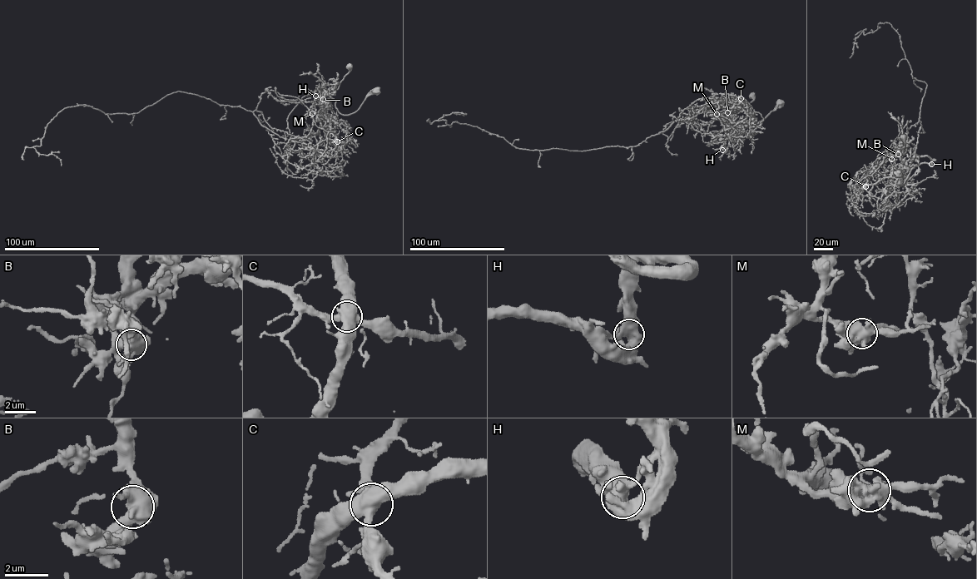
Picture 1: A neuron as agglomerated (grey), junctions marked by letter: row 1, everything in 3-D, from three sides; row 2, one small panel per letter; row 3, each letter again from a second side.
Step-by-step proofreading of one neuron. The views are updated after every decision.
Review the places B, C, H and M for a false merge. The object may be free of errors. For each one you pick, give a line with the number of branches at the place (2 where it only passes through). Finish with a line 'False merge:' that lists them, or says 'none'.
C: Branches: 4
False merge: C

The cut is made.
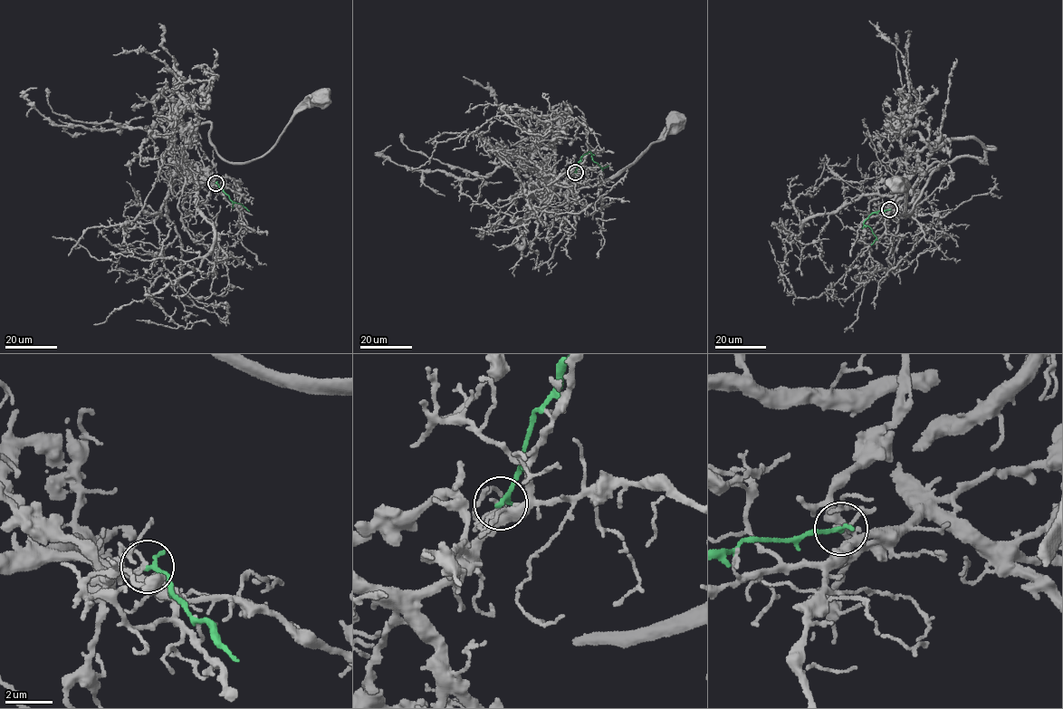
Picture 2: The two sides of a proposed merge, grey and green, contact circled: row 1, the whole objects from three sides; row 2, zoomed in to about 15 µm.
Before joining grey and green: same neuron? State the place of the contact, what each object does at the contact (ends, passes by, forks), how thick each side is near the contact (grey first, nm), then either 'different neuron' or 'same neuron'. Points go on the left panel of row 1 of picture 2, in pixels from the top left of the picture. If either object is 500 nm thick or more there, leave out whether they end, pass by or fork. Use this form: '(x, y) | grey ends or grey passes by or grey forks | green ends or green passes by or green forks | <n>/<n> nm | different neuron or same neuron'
(215, 183) | grey passes by | green ends | 120/240 nm | different neuron

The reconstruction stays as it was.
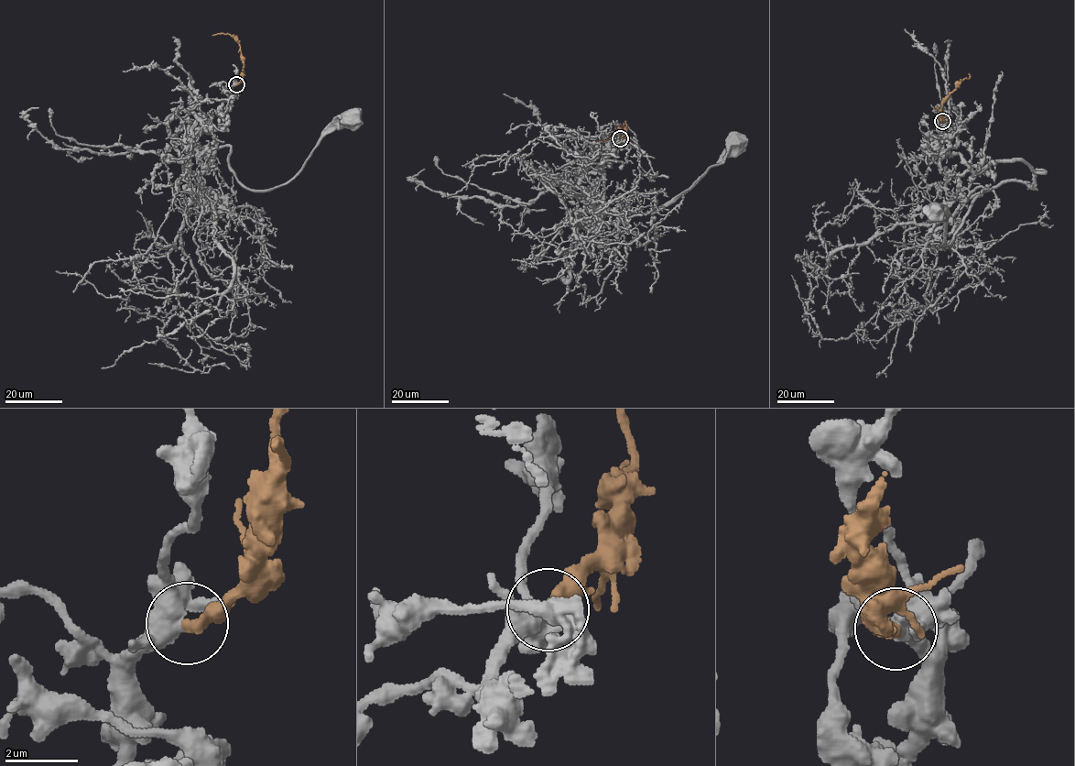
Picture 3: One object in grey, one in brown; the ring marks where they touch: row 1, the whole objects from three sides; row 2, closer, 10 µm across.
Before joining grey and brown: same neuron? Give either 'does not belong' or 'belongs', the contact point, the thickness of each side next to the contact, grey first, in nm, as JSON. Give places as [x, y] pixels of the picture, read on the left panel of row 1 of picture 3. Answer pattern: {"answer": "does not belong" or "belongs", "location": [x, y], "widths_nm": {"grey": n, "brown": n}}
{"answer": "belongs", "location": [236, 84], "widths_nm": {"grey": 400, "brown": 400}}

